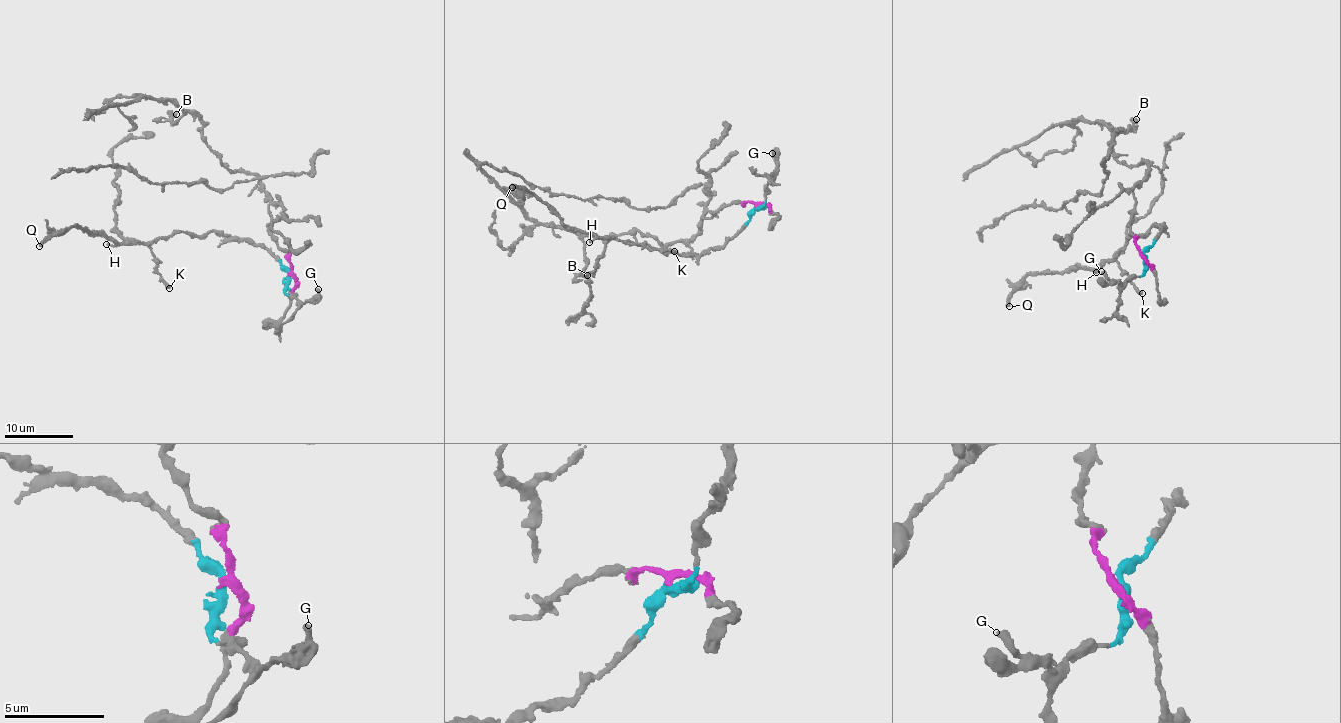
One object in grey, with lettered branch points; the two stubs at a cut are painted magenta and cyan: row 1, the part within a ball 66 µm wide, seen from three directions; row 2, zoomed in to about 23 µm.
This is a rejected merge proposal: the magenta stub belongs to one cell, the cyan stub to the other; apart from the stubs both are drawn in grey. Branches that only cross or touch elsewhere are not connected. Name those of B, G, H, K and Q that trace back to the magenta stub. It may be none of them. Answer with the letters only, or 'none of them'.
B

